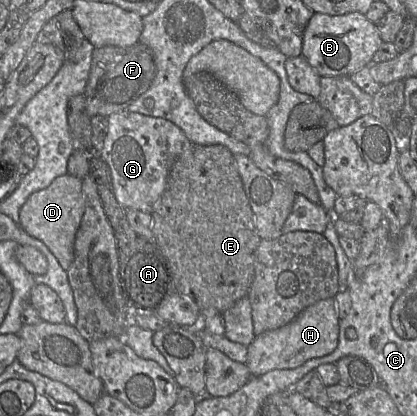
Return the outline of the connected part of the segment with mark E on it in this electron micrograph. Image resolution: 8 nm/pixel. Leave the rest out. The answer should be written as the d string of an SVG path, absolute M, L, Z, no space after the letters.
M191 144L175 161L175 163L172 165L168 179L167 179L167 184L165 187L165 190L161 197L158 199L158 201L154 204L152 211L151 211L151 216L152 216L152 231L153 231L153 242L157 246L158 250L161 252L161 254L164 256L166 261L169 263L169 271L171 273L171 276L173 278L173 291L181 294L184 297L189 297L191 298L198 306L200 313L201 313L201 320L203 316L212 316L212 315L218 315L222 314L224 311L228 310L231 308L236 302L238 302L240 299L247 297L250 287L252 285L253 279L254 279L254 262L255 262L255 252L256 249L261 241L261 238L258 236L254 221L253 221L253 213L250 208L248 199L246 197L243 184L239 175L239 172L236 167L236 163L234 160L234 155L223 145L197 145L197 144Z

